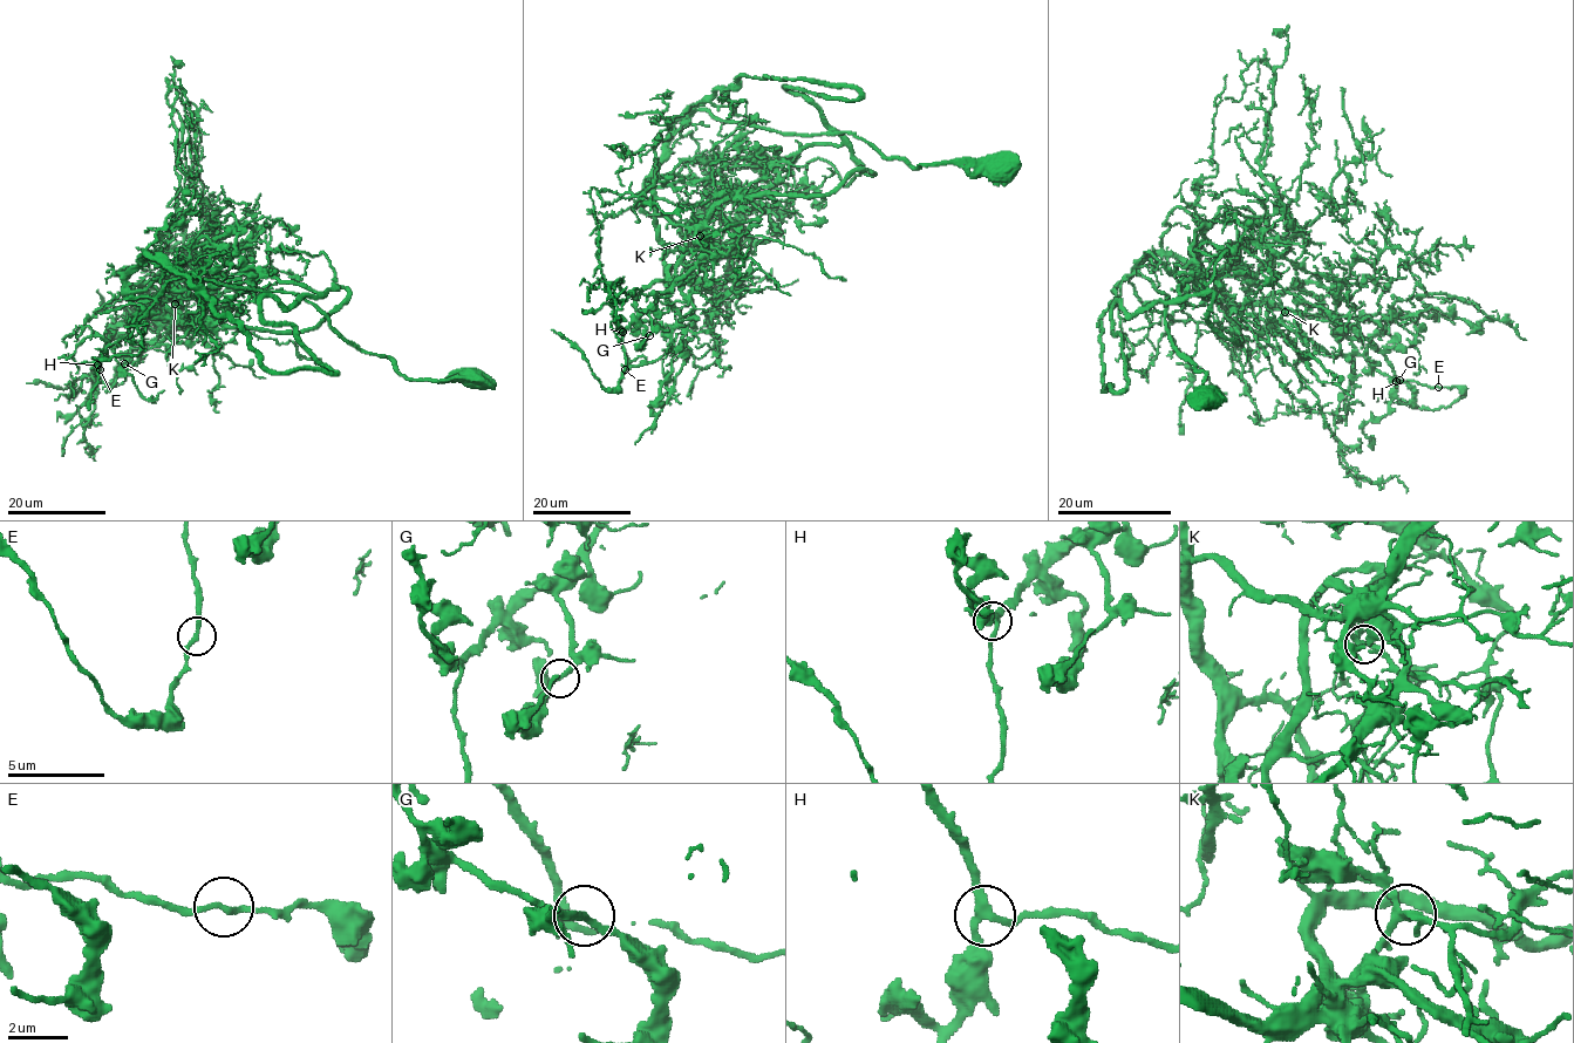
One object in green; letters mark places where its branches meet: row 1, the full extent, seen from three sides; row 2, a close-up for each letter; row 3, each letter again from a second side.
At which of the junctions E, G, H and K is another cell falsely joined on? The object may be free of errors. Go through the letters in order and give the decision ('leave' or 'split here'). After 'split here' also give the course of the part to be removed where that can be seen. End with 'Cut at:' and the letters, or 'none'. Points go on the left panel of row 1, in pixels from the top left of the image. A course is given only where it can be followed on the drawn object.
E: leave
G: leave
H: leave
K: leave
Cut at: none

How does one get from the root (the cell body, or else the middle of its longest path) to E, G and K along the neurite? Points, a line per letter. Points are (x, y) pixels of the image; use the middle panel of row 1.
E: (1002, 165), (913, 166), (829, 130), (839, 145), (721, 170), (708, 251), (624, 331), (625, 369)
G: (1002, 165), (913, 166), (829, 130), (839, 145), (721, 170), (708, 251), (659, 299), (648, 334)
K: (1002, 165), (913, 166), (829, 130), (839, 145), (721, 170), (714, 179), (724, 198), (694, 229), (700, 236)

